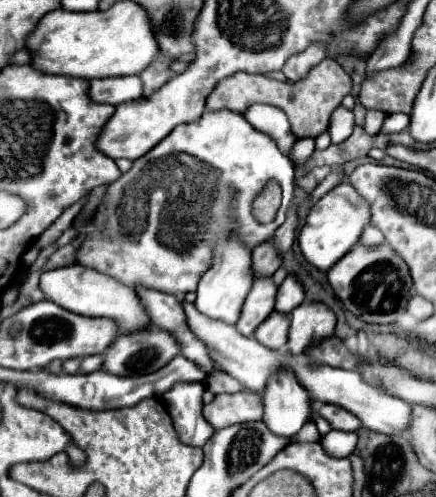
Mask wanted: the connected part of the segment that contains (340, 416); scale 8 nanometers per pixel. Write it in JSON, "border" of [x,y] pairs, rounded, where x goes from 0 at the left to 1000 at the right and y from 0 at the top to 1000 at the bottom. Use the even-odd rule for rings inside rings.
{"border":[[[736,815],[732,835],[741,843],[750,843],[764,863],[778,863],[778,867],[814,867],[828,859],[828,847],[810,831],[791,827],[787,819],[773,819],[773,815]]]}

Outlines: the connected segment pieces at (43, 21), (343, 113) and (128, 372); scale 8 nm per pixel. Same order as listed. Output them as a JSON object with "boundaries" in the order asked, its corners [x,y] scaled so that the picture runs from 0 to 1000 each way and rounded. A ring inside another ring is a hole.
{"boundaries":[[[[273,2],[245,22],[167,26],[126,18],[103,26],[67,66],[57,95],[76,107],[76,139],[103,151],[181,159],[282,155],[328,143],[365,107],[333,22],[305,2]]],[[[780,211],[766,223],[766,231],[757,235],[752,266],[759,276],[759,288],[778,290],[782,284],[791,284],[800,272],[805,272],[805,264],[810,264],[810,252],[814,252],[814,243],[810,243],[810,227],[805,223],[796,223],[791,215]],[[768,260],[782,268],[782,284],[773,284],[768,280]],[[787,268],[791,268],[791,280],[787,280]]],[[[337,662],[323,670],[291,670],[273,674],[250,702],[236,710],[236,742],[245,751],[273,755],[273,759],[310,759],[310,755],[342,755],[369,742],[392,726],[392,718],[406,714],[406,686],[388,678],[388,670],[369,662]]]]}

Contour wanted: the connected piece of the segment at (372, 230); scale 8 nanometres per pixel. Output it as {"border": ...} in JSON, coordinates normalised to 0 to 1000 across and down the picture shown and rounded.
{"border":[[[842,453],[837,461],[833,461],[833,473],[828,473],[828,481],[823,481],[823,493],[851,493],[851,497],[860,497],[860,493],[874,493],[883,481],[878,481],[878,469],[865,461],[865,457],[856,457],[856,453]]]}

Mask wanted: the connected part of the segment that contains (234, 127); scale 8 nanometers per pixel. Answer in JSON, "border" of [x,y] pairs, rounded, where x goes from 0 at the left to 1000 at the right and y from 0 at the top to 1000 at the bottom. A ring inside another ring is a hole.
{"border":[[[516,219],[470,223],[456,243],[397,260],[397,268],[388,268],[369,292],[356,292],[333,316],[305,324],[305,336],[245,376],[245,412],[259,416],[259,433],[250,433],[241,453],[232,437],[213,445],[222,461],[195,489],[181,493],[172,505],[172,525],[255,553],[296,577],[360,581],[374,590],[406,590],[406,598],[415,598],[452,581],[461,553],[489,533],[493,477],[516,469],[525,453],[534,453],[539,473],[553,477],[548,485],[571,501],[585,501],[626,477],[635,457],[649,453],[654,425],[672,400],[672,340],[672,324],[635,300],[631,284],[617,272],[580,260],[557,231]],[[617,360],[631,360],[644,372],[649,408],[631,445],[599,453],[576,433],[576,408]]]}

